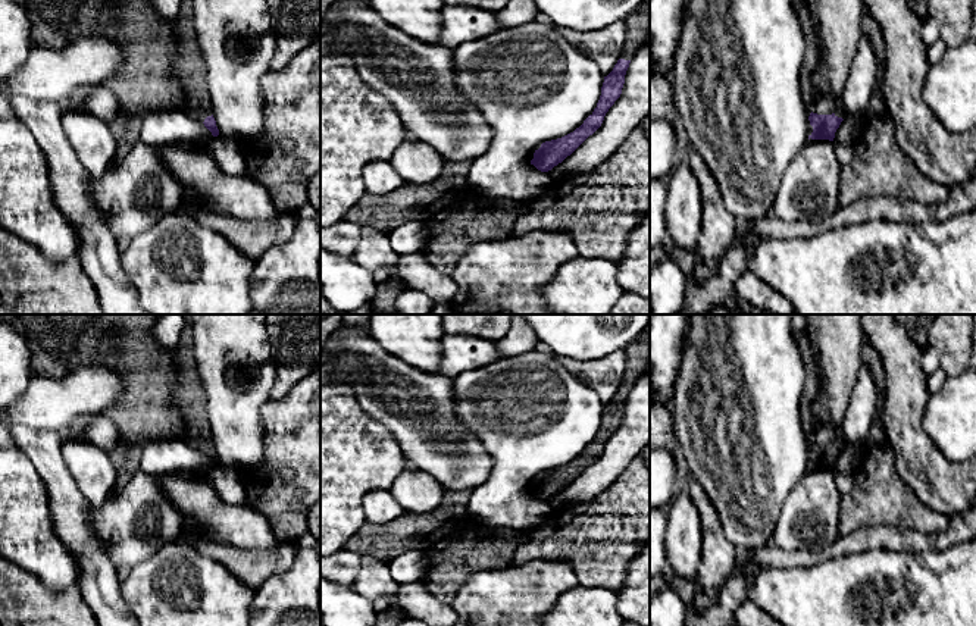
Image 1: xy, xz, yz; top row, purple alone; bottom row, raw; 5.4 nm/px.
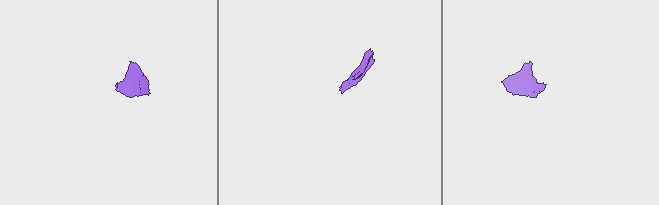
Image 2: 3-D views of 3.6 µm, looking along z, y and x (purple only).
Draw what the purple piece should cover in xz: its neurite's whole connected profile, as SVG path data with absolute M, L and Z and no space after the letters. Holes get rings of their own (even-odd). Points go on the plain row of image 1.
M650 335L639 337L626 350L625 373L620 388L613 400L604 406L601 425L594 441L573 461L541 473L534 482L531 494L541 501L548 501L567 485L570 485L589 464L603 453L606 442L620 426L625 413L625 404L635 382L645 373L645 364L650 359Z

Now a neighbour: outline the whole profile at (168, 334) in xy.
M163 314L153 326L153 335L162 344L176 348L178 339L187 325L184 314Z

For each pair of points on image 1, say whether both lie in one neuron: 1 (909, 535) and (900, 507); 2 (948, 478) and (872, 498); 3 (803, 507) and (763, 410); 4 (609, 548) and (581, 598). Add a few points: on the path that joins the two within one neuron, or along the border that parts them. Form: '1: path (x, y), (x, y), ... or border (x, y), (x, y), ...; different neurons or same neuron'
1: border (873, 525), (890, 525), (926, 534), (941, 532); different neurons
2: border (895, 456), (895, 472), (898, 476), (934, 512); different neurons
3: border (807, 469), (790, 493), (778, 517); different neurons
4: border (578, 582), (582, 585), (607, 587), (616, 592); different neurons

